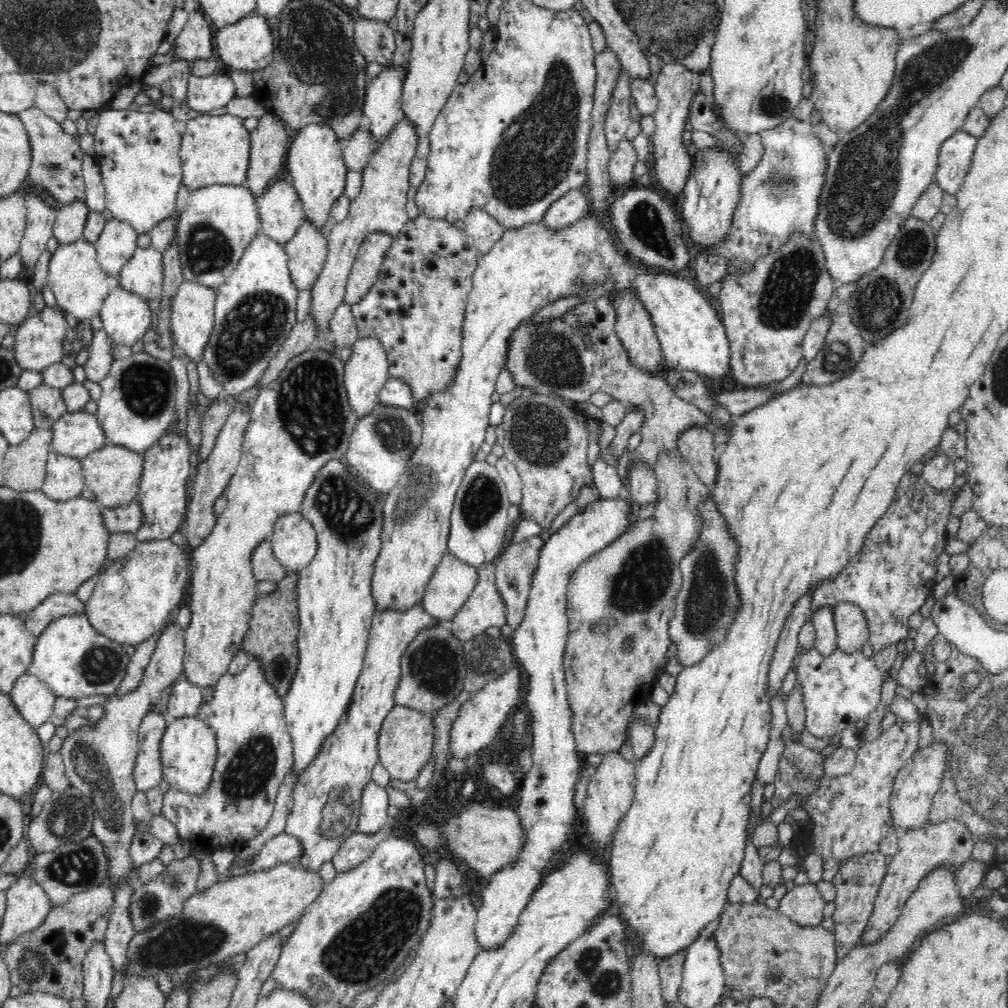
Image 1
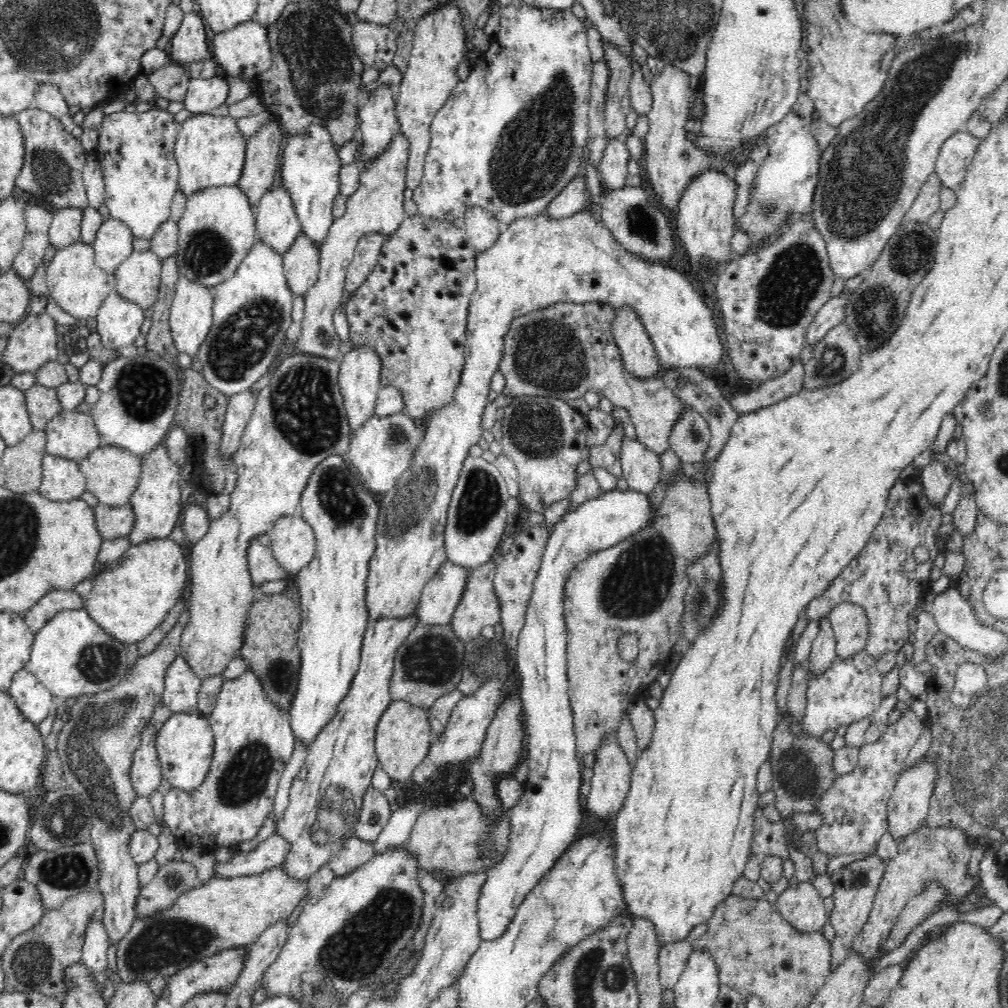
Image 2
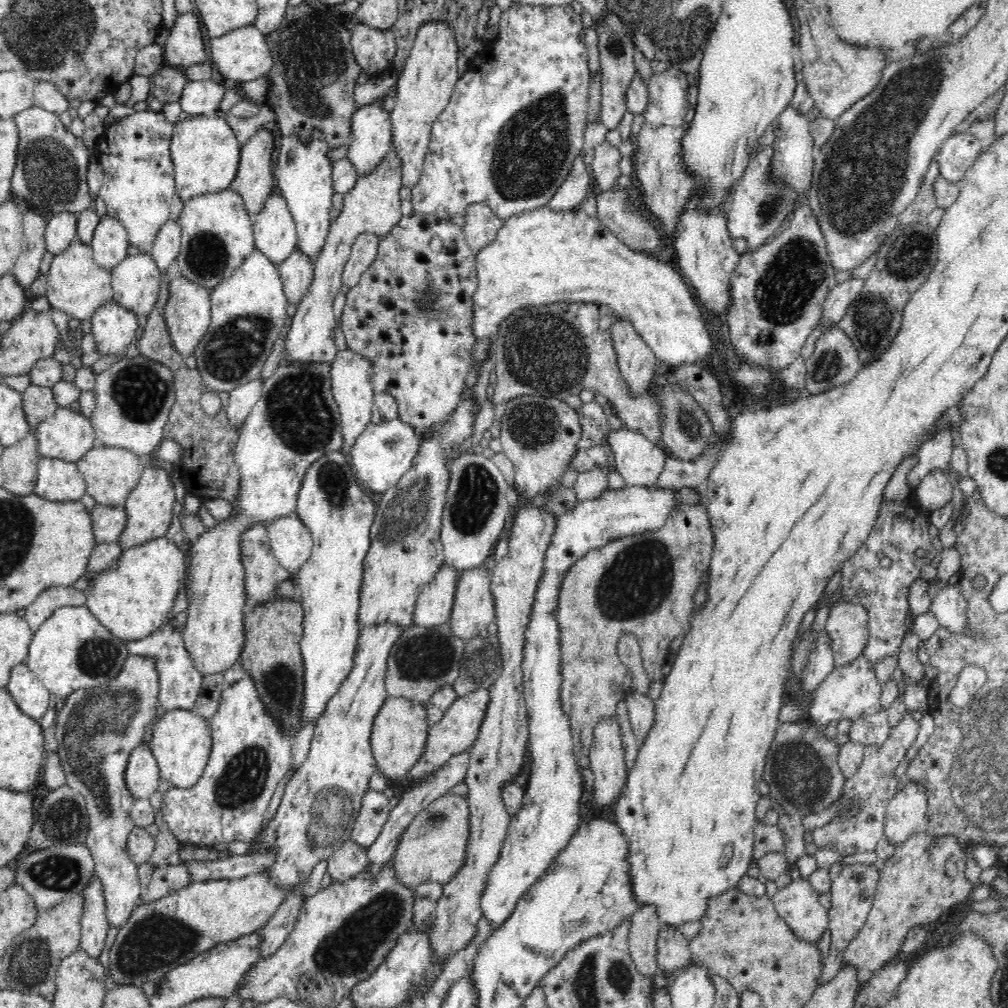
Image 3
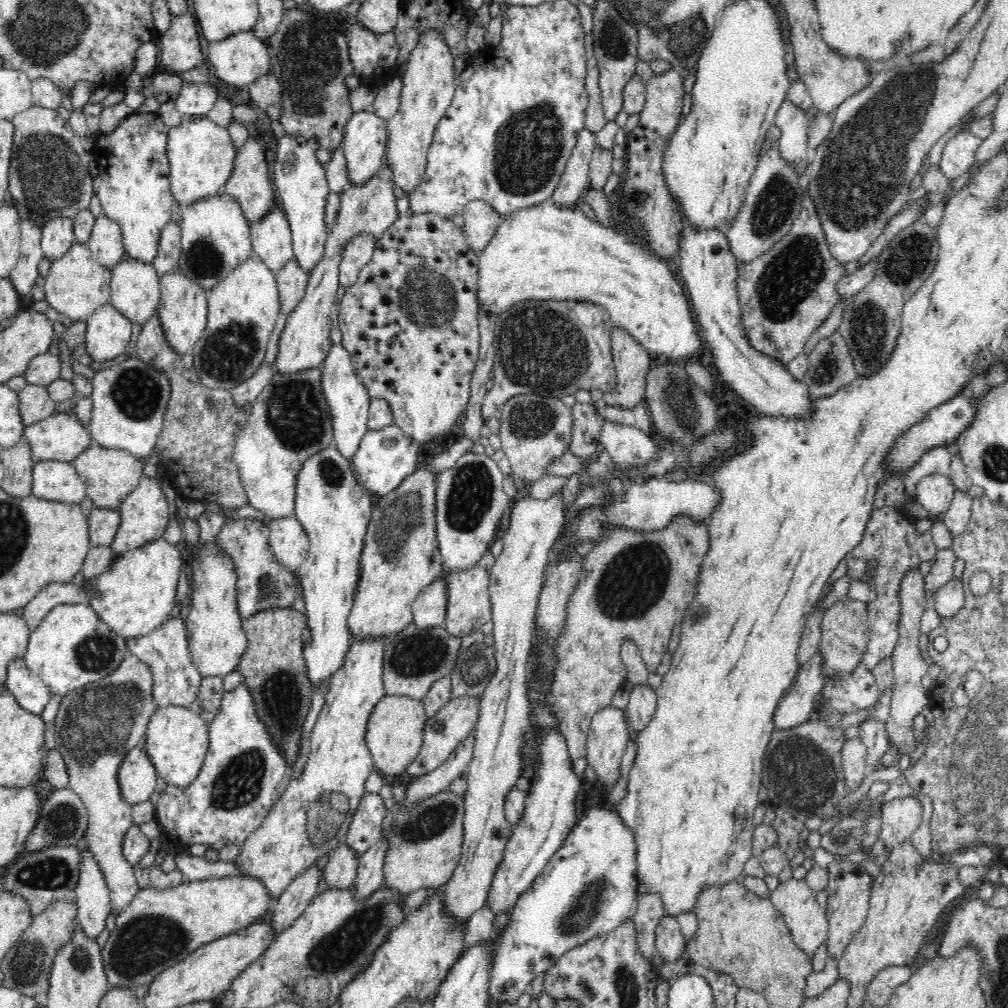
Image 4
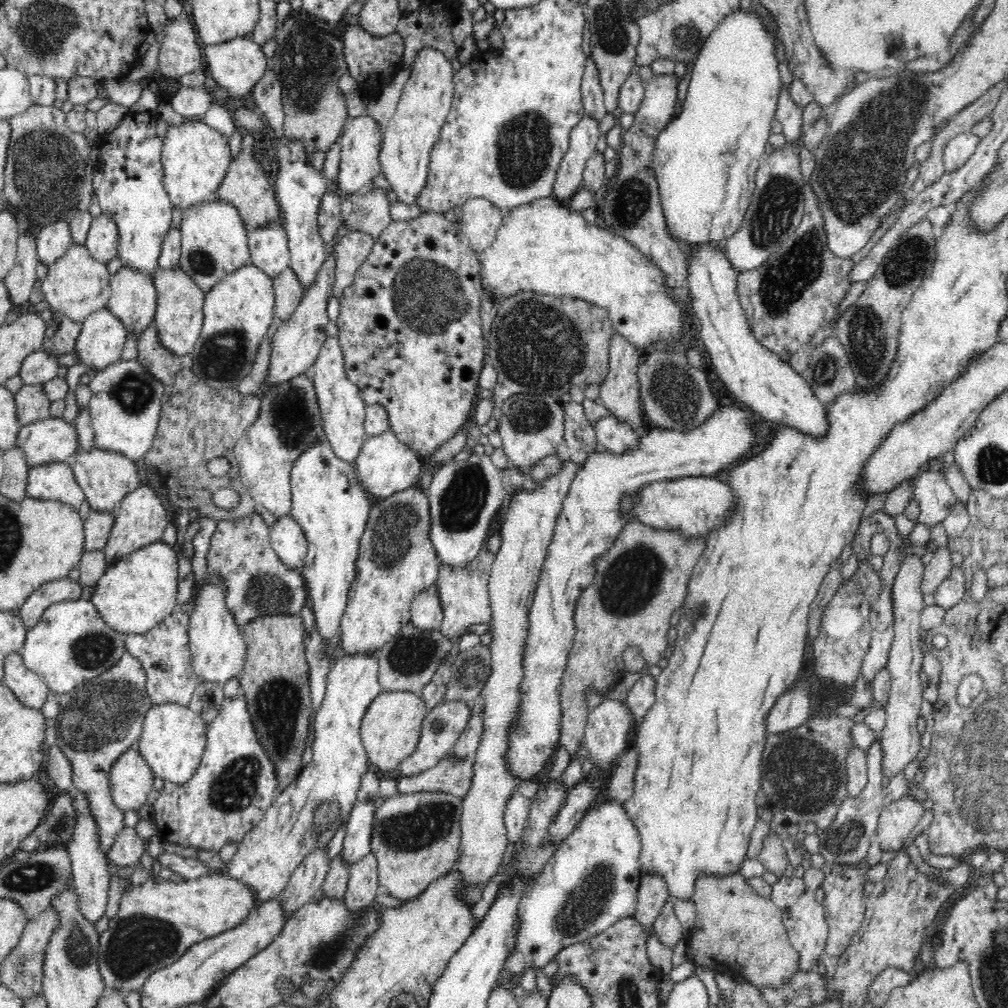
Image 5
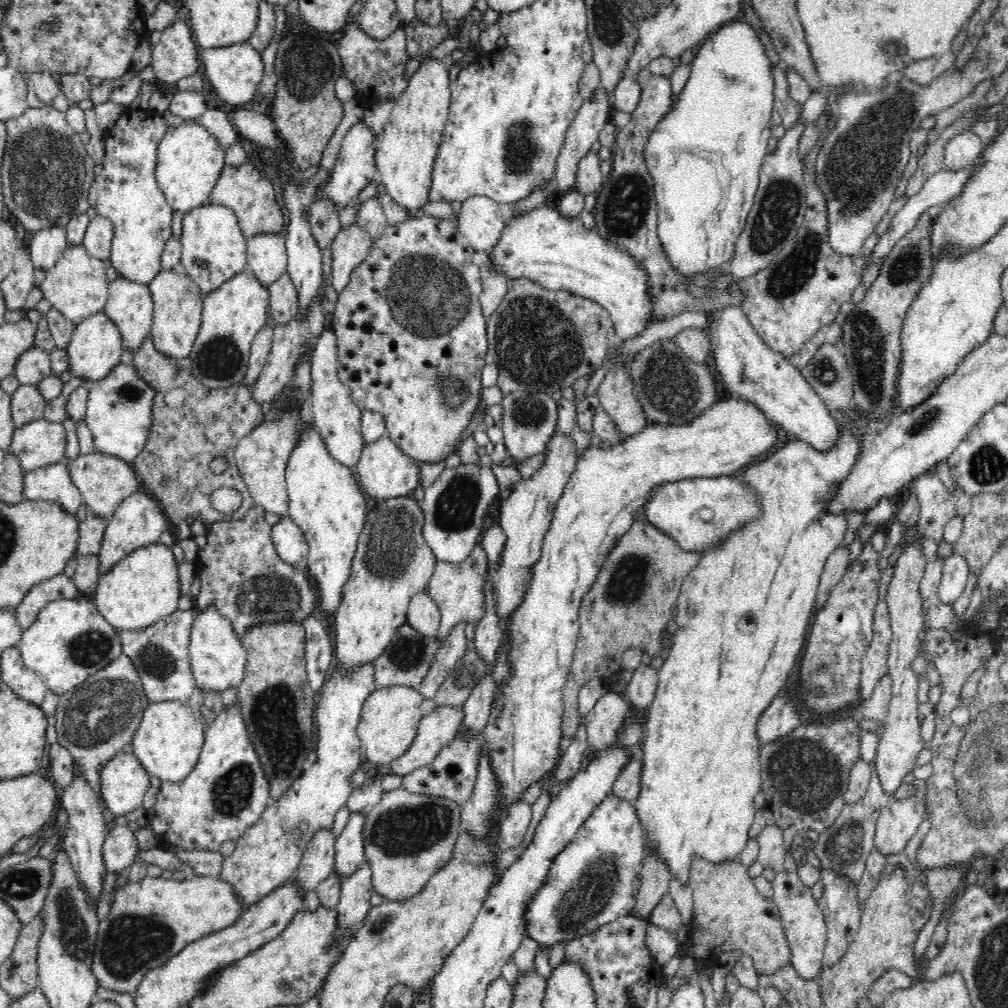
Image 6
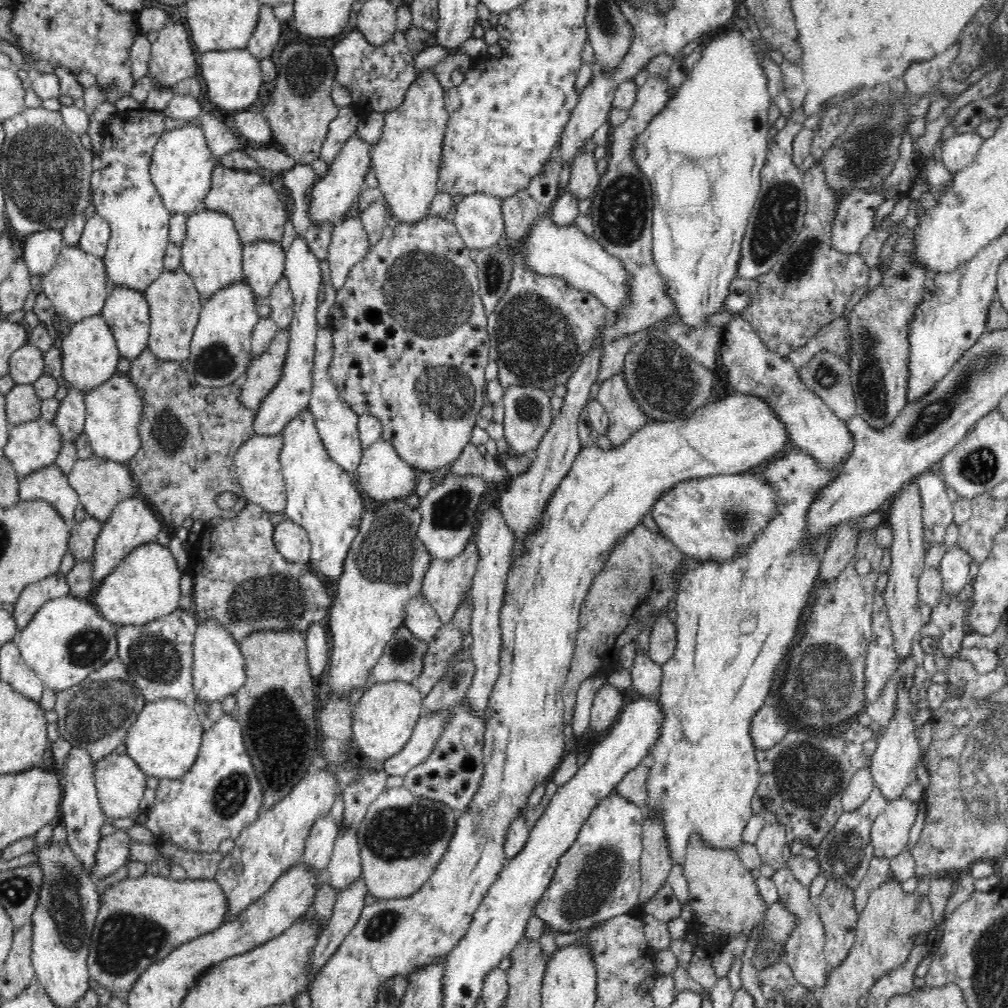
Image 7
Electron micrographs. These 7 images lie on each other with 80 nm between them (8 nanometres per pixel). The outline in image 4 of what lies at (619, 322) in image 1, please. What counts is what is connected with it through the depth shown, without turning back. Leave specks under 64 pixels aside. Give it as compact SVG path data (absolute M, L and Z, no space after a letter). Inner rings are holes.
M620 327L611 332L611 352L616 371L616 388L604 392L606 405L632 410L643 403L646 374L654 357Z

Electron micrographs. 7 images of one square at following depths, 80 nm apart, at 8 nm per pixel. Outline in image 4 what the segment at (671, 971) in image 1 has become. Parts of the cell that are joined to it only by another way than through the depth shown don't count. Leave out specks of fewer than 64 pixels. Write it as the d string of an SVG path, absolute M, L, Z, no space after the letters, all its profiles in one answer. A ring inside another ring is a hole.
M665 912L658 922L655 935L655 947L663 962L669 963L684 958L687 952L687 941L674 916Z

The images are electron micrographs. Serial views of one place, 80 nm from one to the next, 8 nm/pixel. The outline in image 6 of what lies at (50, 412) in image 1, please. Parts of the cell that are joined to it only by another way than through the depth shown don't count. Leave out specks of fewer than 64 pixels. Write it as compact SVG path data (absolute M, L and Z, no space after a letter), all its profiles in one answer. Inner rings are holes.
M20 385L11 394L12 419L16 427L45 419L44 409L48 401L40 393L38 385Z

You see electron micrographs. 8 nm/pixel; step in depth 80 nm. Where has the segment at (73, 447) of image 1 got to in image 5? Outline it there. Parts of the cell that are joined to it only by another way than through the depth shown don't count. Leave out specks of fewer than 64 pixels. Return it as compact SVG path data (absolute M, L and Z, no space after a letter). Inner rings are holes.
M51 418L23 425L16 445L22 447L28 468L49 462L65 462L79 450L75 426L63 418Z

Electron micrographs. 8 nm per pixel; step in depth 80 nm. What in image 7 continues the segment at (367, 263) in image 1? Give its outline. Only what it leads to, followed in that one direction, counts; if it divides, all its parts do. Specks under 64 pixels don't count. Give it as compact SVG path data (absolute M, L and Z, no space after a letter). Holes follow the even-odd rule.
M359 217L336 222L327 252L332 285L336 290L344 287L352 266L364 260L369 247L368 235Z

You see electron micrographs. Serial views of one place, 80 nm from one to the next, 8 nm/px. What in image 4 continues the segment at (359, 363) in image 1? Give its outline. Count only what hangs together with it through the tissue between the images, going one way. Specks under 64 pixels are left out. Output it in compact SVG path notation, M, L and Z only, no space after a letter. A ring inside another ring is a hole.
M333 345L329 354L324 358L320 368L324 400L330 406L334 427L334 446L342 456L351 459L358 450L364 433L368 430L369 405L371 398L366 393L366 387L356 375L356 367L350 355L342 345Z

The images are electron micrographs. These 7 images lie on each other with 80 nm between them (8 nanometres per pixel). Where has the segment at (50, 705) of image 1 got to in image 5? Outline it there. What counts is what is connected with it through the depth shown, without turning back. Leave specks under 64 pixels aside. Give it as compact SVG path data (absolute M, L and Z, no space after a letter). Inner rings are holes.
M10 652L4 660L2 682L17 696L17 699L34 710L41 710L48 696L47 684L24 664L21 654Z

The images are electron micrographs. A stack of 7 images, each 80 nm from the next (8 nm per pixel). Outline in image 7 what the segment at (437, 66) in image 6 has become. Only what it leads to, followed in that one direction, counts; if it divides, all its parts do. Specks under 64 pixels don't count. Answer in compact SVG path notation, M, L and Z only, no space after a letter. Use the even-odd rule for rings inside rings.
M426 68L422 70L420 76L416 78L416 82L412 82L405 94L405 100L400 103L400 106L397 106L393 111L389 113L386 112L384 116L384 128L382 128L382 134L380 140L376 142L374 146L371 147L371 166L372 174L378 179L378 188L382 191L385 196L383 200L384 208L386 203L389 204L391 208L391 216L393 216L392 222L398 223L413 223L414 221L420 220L421 218L428 217L430 213L430 203L434 198L434 195L437 193L437 178L440 170L440 161L442 158L443 151L443 142L445 137L445 130L447 127L447 122L449 119L448 111L445 109L445 98L446 92L442 87L442 84L436 79L436 74L432 68Z

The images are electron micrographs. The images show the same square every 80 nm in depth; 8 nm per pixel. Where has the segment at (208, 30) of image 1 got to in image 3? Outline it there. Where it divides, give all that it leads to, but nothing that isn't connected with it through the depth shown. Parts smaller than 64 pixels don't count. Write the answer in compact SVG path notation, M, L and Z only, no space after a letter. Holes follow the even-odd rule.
M193 13L179 14L171 31L165 32L165 40L161 41L163 46L163 55L167 66L184 69L186 67L208 60L206 48L204 47L204 38L202 37L202 25Z

